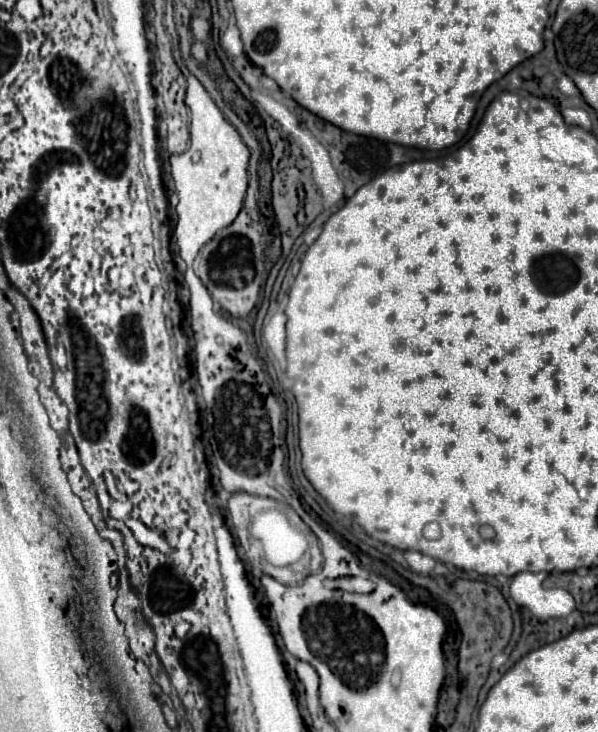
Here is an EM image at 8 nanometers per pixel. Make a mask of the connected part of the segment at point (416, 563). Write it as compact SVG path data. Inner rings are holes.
M404 551L404 559L410 565L410 569L416 571L416 573L420 573L420 575L428 575L436 567L434 559L424 557L420 553L414 553L414 551Z

